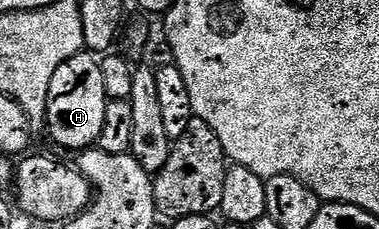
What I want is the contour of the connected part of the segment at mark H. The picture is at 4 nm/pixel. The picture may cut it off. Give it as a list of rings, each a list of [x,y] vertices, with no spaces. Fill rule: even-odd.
[[[82,52],[71,56],[71,60],[59,64],[59,72],[55,72],[49,85],[45,126],[50,140],[72,152],[96,147],[103,132],[106,105],[103,68],[98,55]]]

